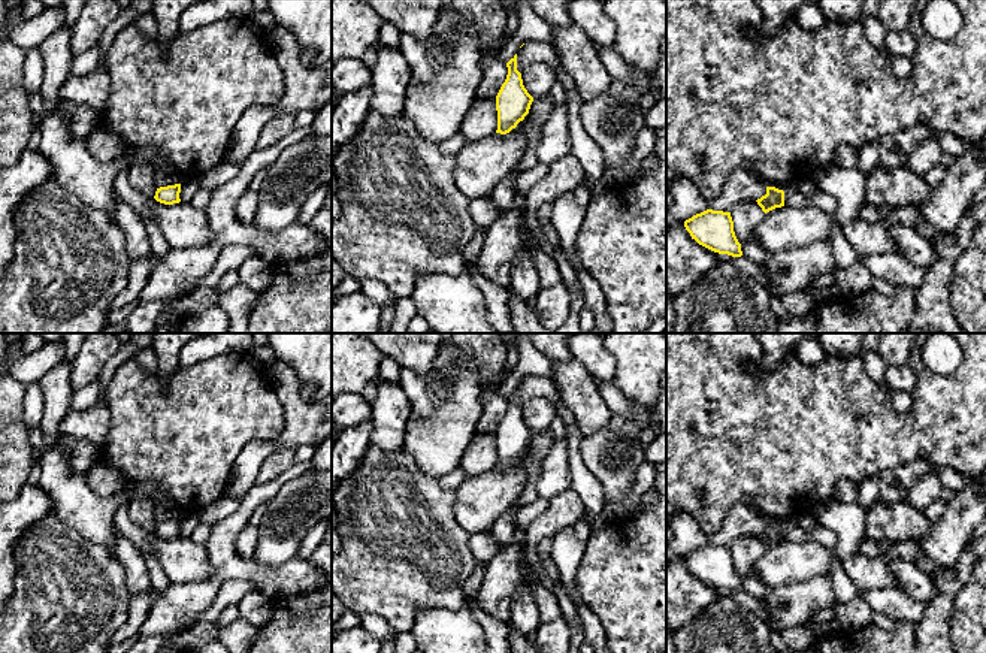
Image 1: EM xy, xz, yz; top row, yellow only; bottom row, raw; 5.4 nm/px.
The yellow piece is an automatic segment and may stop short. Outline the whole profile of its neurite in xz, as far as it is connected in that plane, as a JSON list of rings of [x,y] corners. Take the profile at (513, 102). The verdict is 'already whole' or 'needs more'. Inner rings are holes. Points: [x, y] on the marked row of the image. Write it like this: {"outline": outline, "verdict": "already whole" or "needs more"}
{"outline": [[[517,54],[506,63],[508,75],[496,96],[497,130],[506,134],[517,127],[529,114],[533,97],[523,85],[521,73],[517,70]]], "verdict": "already whole"}

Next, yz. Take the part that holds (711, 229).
{"outline": [[[707,209],[686,220],[684,227],[692,239],[714,253],[732,257],[742,256],[731,212]]], "verdict": "already whole"}

